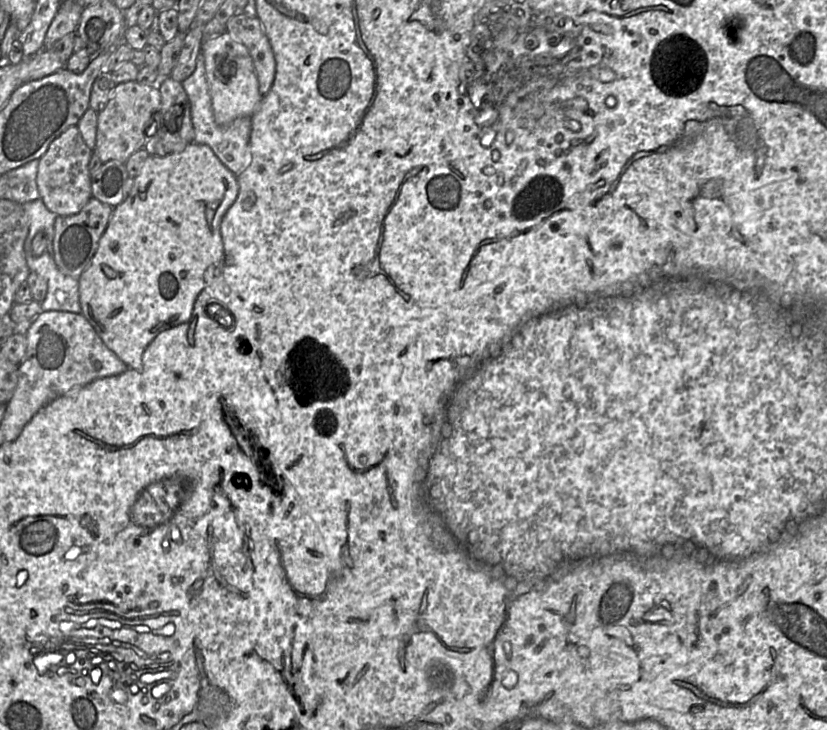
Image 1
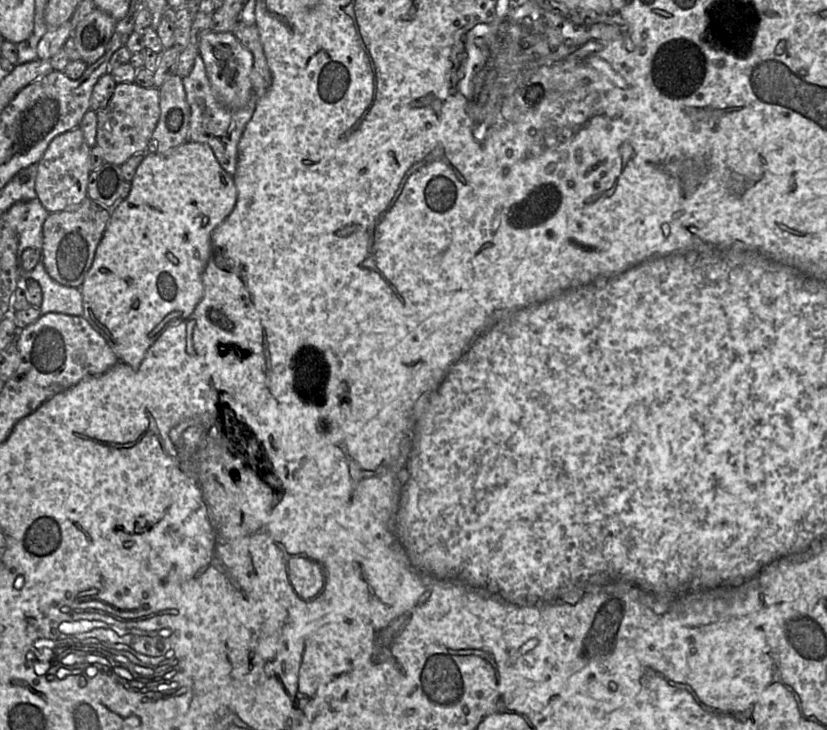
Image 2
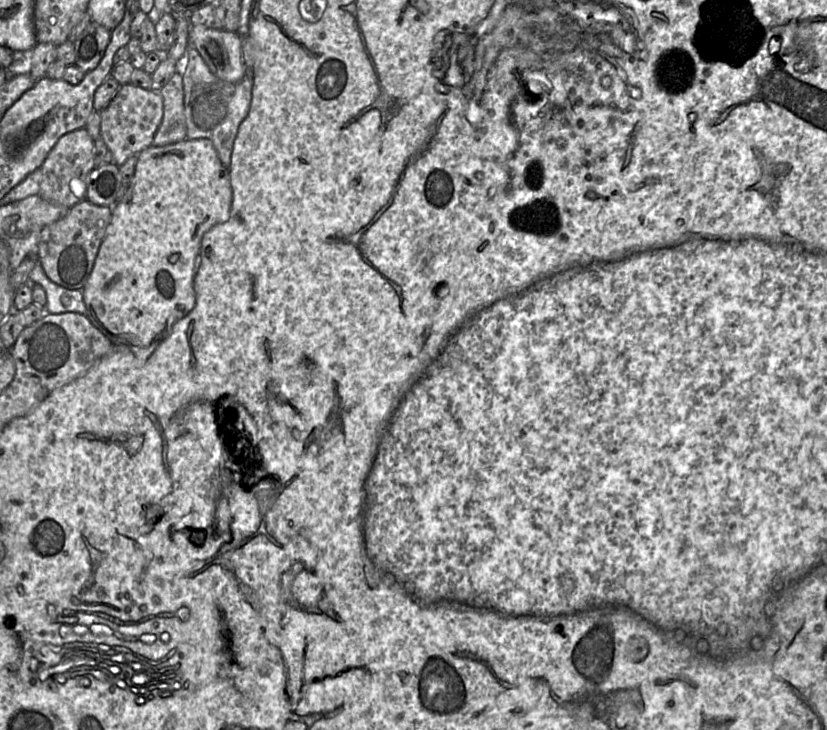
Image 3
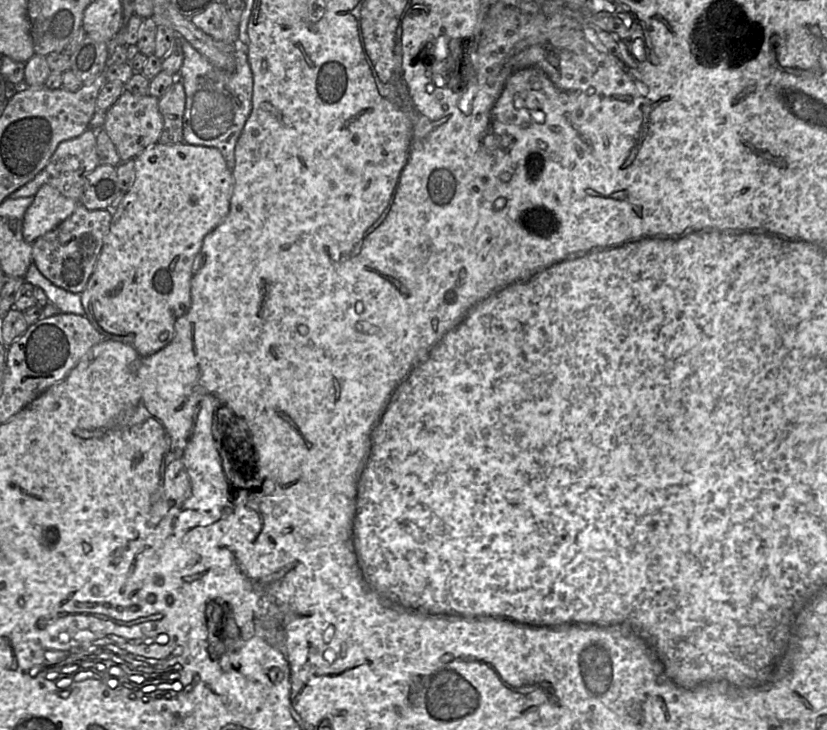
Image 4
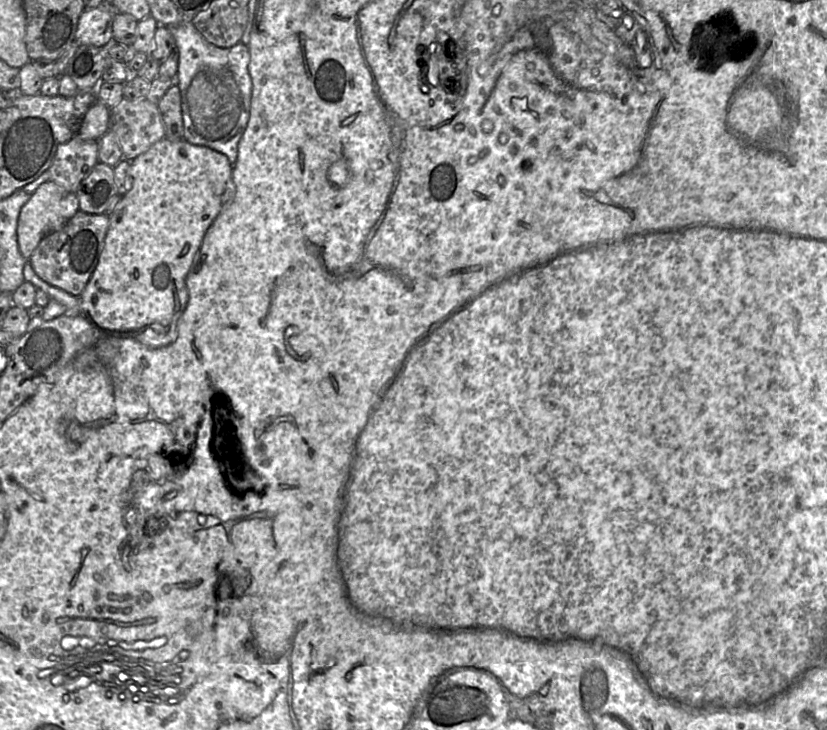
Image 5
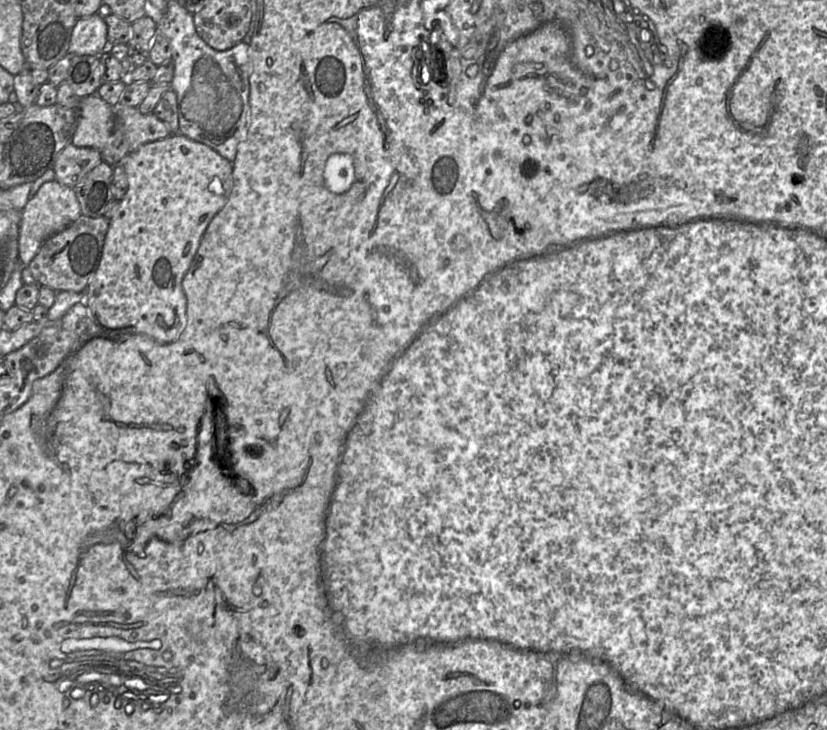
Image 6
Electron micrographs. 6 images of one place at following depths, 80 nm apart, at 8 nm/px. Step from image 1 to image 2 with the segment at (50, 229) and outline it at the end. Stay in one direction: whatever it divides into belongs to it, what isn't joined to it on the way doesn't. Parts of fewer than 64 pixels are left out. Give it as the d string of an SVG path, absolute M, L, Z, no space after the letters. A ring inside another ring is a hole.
M36 197L32 200L12 205L8 208L6 214L9 224L18 234L19 242L16 260L21 275L22 255L24 251L28 248L36 248L41 251L43 244L43 224L50 213Z

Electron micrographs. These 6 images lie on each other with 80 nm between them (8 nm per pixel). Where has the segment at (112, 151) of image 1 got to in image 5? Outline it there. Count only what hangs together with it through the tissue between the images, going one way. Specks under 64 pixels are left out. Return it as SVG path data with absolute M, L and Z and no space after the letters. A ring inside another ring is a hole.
M143 99L121 101L111 108L110 129L118 141L123 152L123 159L132 161L134 158L148 151L157 141L165 138L165 126L161 119L158 105Z

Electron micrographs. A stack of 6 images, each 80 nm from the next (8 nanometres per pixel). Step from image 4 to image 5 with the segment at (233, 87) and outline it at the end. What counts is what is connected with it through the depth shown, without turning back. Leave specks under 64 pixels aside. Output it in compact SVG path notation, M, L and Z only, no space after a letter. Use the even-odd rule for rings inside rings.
M183 19L178 25L167 26L178 53L178 71L174 84L178 85L181 93L183 139L224 154L233 165L250 118L250 47L240 42L230 48L216 47L200 35L191 21Z

